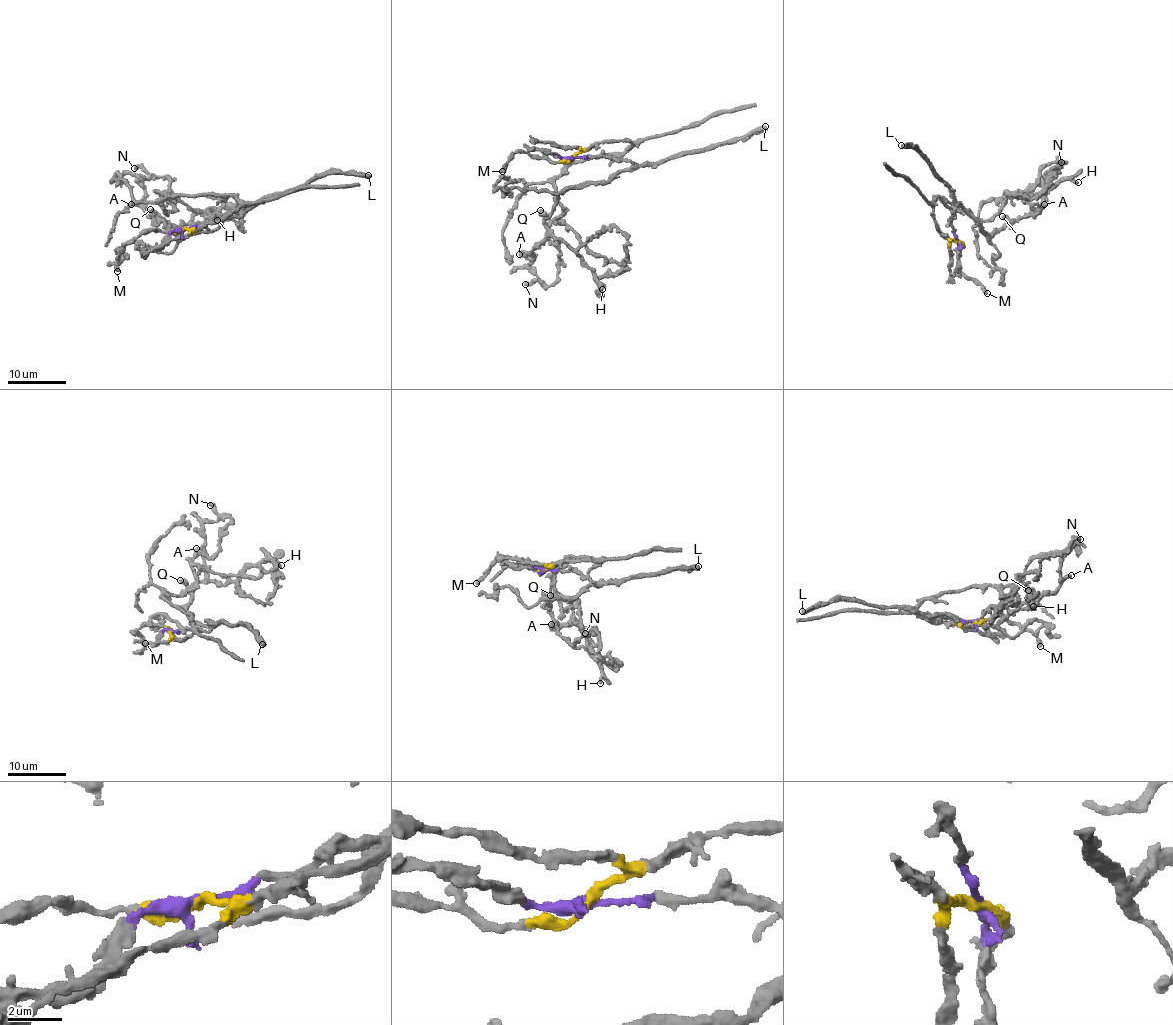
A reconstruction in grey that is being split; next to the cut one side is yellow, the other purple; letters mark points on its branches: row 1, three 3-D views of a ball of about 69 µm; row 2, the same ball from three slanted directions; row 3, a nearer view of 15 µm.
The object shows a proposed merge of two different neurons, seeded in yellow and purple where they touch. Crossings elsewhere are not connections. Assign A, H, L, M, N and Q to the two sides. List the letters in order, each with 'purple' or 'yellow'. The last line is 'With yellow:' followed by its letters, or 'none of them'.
A: purple
H: purple
L: purple
M: yellow
N: yellow
Q: purple
With yellow: M, N

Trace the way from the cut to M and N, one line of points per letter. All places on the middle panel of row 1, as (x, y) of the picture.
M: (574, 157), (569, 161), (550, 162), (516, 152), (503, 172)
N: (574, 157), (632, 144), (573, 161), (554, 180), (557, 277), (525, 285)

